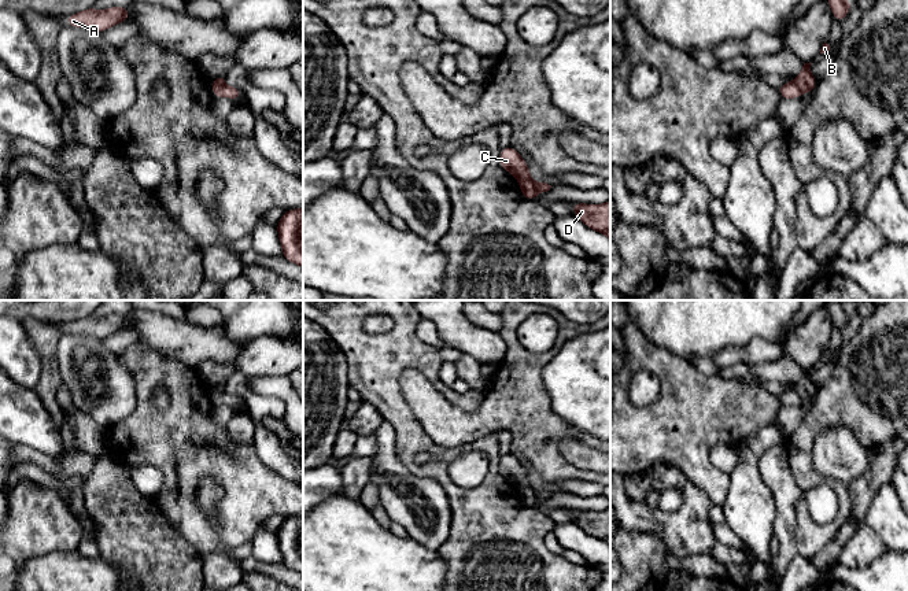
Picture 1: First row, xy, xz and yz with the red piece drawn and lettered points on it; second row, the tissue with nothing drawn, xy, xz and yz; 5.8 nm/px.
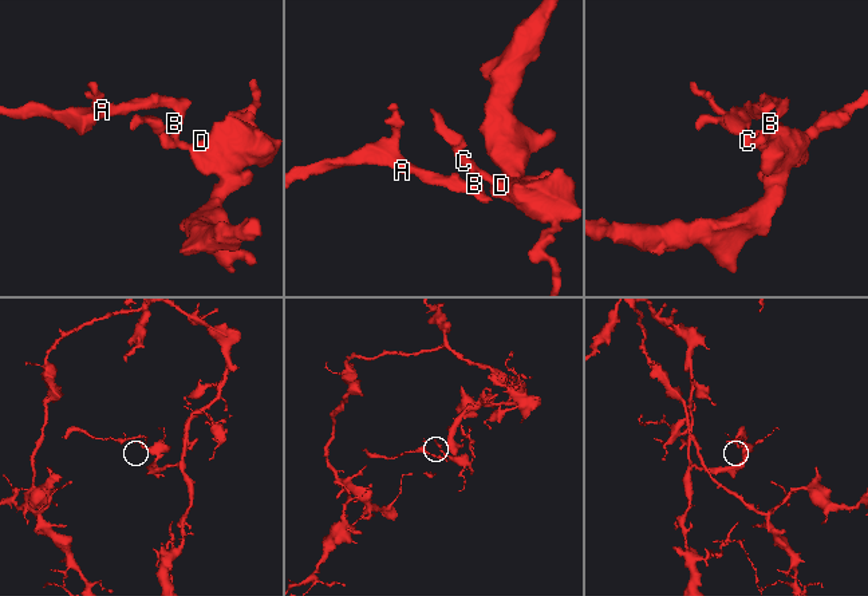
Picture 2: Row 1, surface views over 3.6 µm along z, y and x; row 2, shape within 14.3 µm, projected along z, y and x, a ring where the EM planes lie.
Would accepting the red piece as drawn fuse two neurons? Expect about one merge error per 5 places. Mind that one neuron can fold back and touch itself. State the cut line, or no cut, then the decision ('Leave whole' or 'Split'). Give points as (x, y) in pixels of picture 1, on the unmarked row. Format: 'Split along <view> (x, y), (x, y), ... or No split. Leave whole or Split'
Split along xy (224, 391), (211, 394). Split

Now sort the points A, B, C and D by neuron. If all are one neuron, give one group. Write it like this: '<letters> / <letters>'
A B / C D

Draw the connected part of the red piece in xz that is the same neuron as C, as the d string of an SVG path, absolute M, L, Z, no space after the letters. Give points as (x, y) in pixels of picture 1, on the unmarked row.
M512 453L501 455L499 472L503 477L513 481L517 487L531 487L528 470L521 465L520 459Z

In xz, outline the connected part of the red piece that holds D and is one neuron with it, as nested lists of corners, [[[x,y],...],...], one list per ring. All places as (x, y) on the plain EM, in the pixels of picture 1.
[[[610,507],[602,511],[571,510],[575,524],[610,548]]]

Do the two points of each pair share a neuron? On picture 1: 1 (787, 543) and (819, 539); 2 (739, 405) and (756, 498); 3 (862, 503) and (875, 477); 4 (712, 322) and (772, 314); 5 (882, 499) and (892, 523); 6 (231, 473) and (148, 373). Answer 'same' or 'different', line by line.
1: different
2: different
3: same
4: same
5: same
6: same

